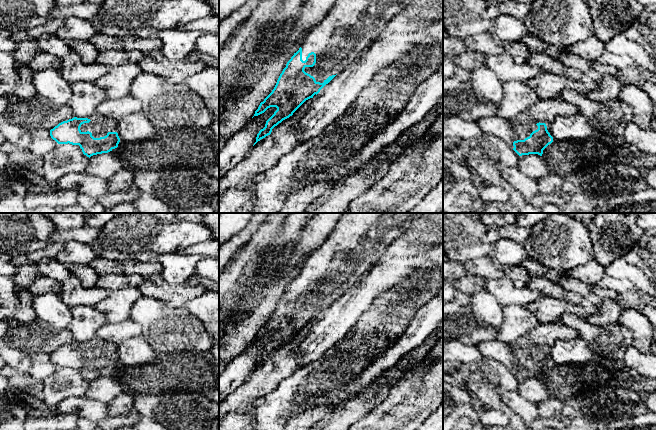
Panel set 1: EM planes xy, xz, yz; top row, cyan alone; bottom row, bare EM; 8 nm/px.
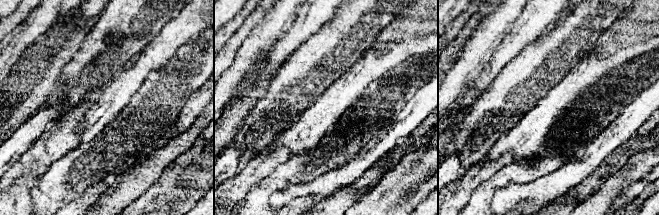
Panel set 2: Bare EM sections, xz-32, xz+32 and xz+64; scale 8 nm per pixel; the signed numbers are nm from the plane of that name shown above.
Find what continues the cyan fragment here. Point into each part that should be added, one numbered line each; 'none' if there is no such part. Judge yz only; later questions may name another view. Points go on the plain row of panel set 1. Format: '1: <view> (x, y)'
1: yz (520, 351)

